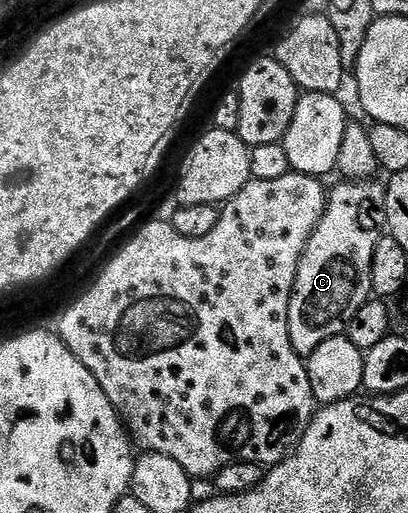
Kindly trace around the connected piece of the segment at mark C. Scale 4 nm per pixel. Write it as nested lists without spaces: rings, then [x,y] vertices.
[[[339,181],[334,188],[330,188],[327,197],[327,208],[321,217],[321,221],[317,225],[317,229],[309,237],[309,241],[303,250],[303,256],[299,262],[297,269],[297,277],[295,284],[291,290],[291,300],[289,301],[289,341],[293,341],[293,349],[299,355],[304,357],[313,353],[313,349],[317,349],[317,345],[321,345],[321,341],[329,341],[329,337],[337,337],[344,334],[347,330],[347,319],[353,313],[357,313],[357,309],[361,309],[361,305],[365,305],[368,299],[372,298],[371,289],[371,266],[373,265],[373,249],[377,249],[377,241],[383,238],[387,225],[387,210],[385,210],[385,197],[387,196],[386,186],[379,181]]]

